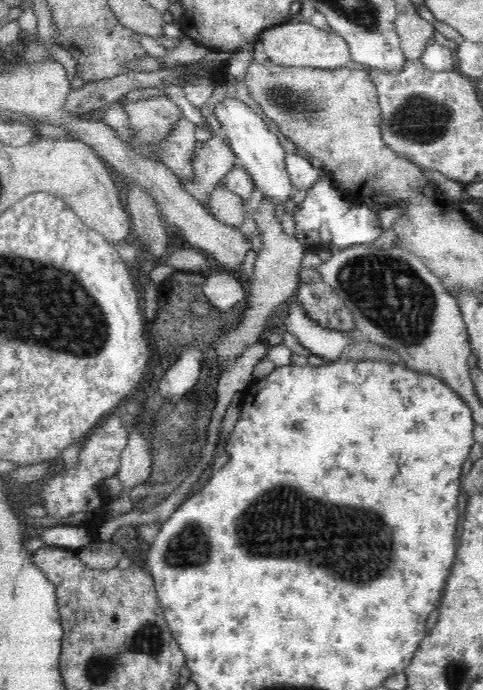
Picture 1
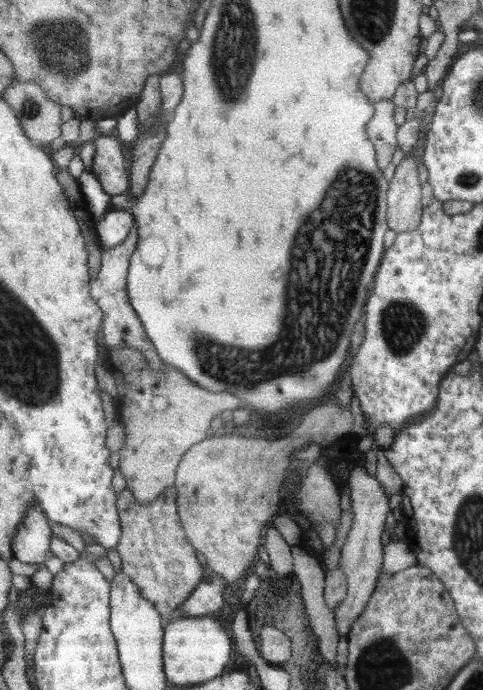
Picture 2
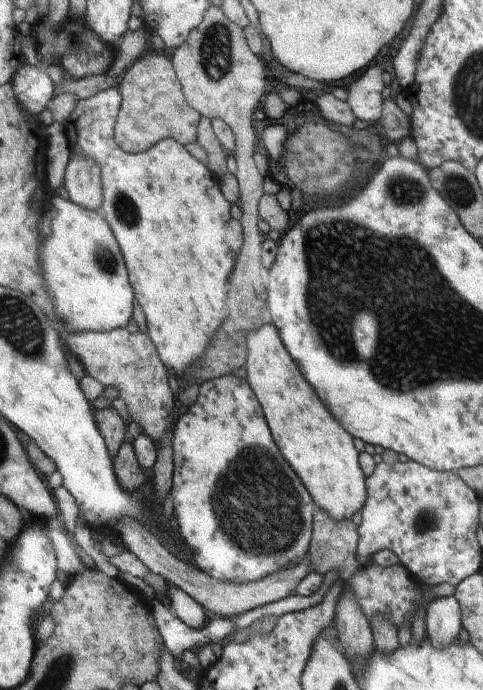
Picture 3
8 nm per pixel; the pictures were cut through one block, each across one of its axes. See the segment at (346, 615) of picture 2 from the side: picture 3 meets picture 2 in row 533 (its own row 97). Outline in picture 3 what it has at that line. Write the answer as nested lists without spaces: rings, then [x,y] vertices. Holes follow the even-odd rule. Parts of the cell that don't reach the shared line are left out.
[[[375,64],[368,68],[363,76],[355,80],[348,90],[347,101],[359,120],[377,122],[383,112],[383,66]]]

